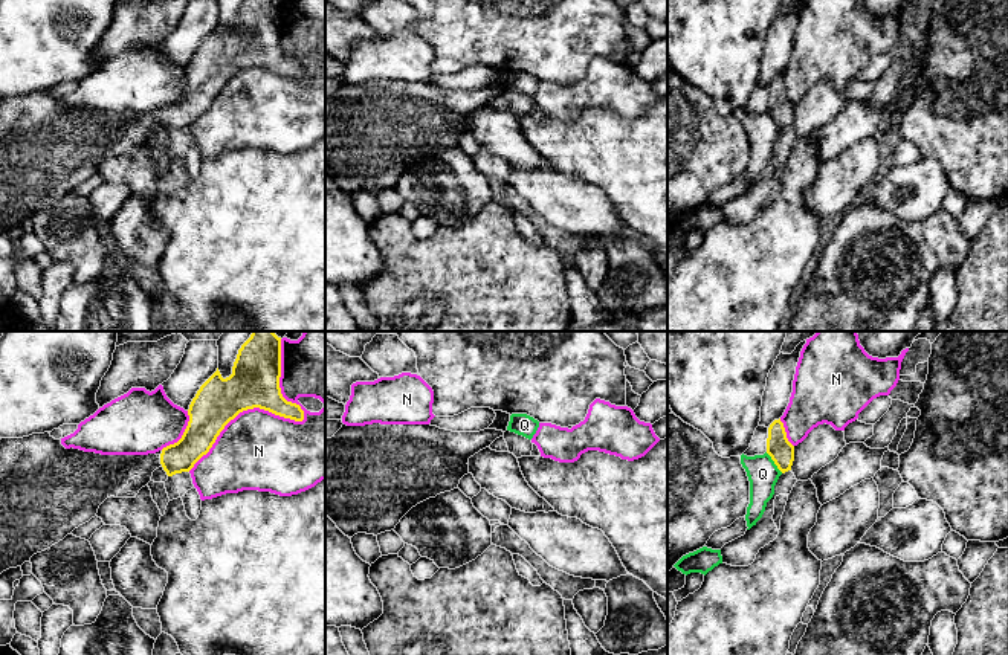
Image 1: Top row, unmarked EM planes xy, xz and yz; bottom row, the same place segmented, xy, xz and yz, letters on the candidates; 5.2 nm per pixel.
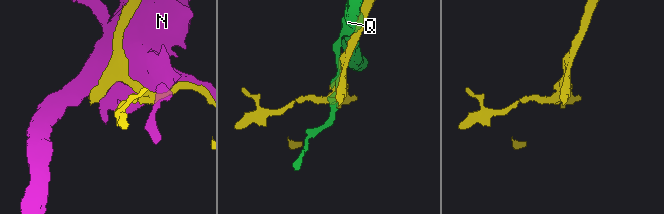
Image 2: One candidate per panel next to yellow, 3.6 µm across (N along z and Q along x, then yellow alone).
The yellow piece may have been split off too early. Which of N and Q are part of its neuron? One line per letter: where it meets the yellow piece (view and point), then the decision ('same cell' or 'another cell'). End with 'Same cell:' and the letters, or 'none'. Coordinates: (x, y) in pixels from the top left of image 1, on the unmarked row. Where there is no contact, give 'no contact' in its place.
N: meets yellow in xy at (283, 74); another cell
Q: meets yellow in yz at (775, 121); another cell
Same cell: none

